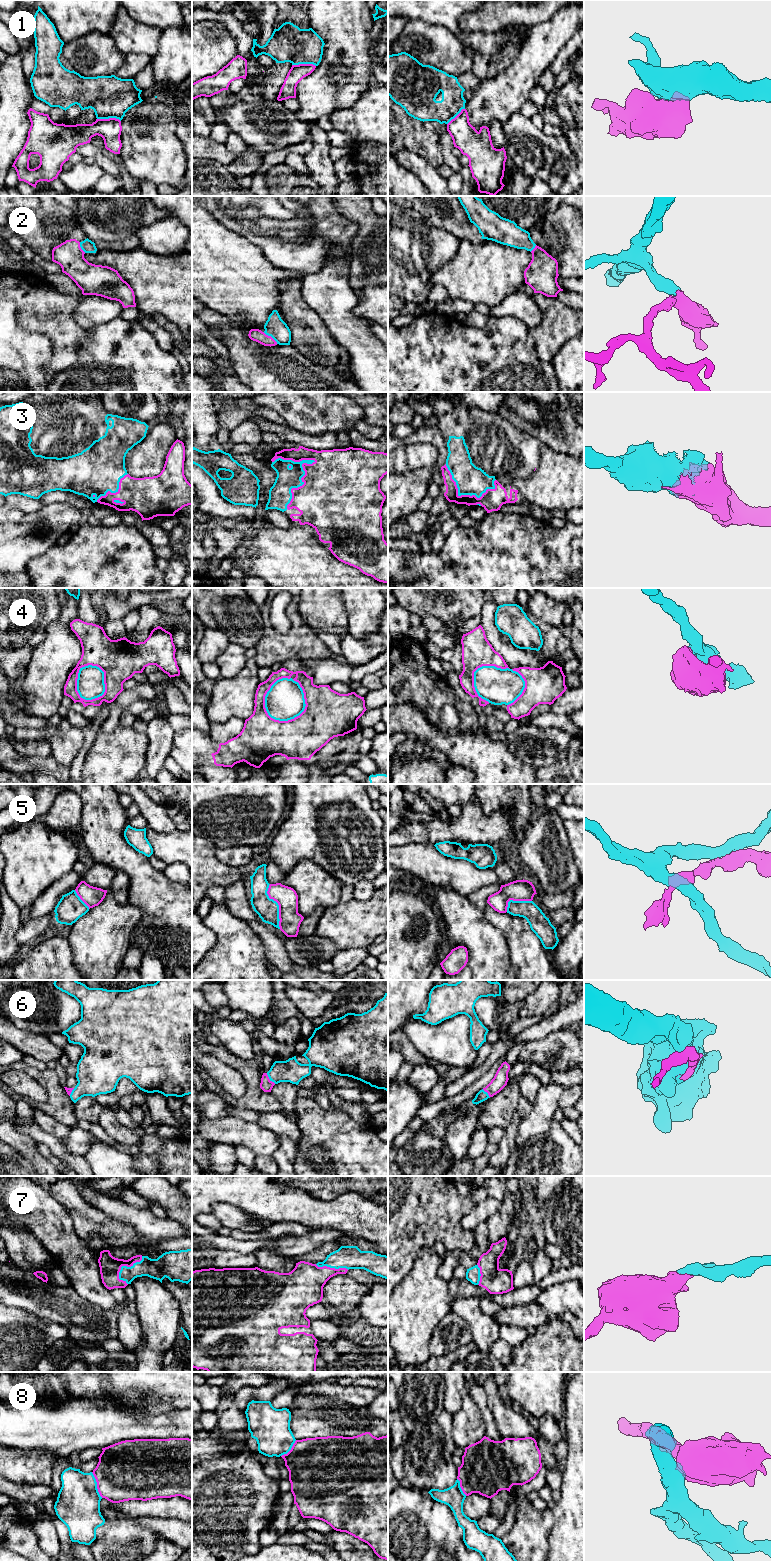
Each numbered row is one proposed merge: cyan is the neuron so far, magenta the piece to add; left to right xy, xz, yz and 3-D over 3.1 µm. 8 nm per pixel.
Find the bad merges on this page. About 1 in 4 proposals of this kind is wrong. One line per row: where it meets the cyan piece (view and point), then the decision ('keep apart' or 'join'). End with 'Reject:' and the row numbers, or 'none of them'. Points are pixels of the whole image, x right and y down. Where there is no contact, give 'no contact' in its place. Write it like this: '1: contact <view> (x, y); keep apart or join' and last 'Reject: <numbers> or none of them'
1: contact xy (109, 117); keep apart
2: contact xz (270, 335); join
3: contact xz (303, 483); join
4: contact xz (266, 694); keep apart
5: contact xz (278, 905); keep apart
6: contact xz (270, 1079); join
7: contact xy (126, 1266); join
8: contact xy (96, 1485); keep apart
Reject: 1, 4, 5, 8

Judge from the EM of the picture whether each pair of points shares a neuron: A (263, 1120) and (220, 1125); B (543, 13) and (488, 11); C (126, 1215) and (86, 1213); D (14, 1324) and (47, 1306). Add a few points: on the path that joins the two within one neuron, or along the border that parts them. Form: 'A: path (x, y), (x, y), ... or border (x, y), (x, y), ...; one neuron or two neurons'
A: border (255, 1122), (271, 1130), (276, 1135); two neurons
B: path (529, 13), (502, 12); one neuron
C: border (86, 1201), (127, 1225); two neurons
D: border (11, 1306), (22, 1308), (55, 1322); two neurons

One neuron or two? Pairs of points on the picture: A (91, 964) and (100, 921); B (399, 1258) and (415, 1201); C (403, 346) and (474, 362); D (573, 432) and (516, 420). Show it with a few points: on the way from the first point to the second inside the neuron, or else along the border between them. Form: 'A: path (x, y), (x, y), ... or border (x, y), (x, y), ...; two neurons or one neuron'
A: path (98, 953), (100, 932); one neuron
B: path (399, 1244), (401, 1215); one neuron
C: path (421, 362), (456, 362); one neuron
D: path (559, 435), (545, 436), (530, 428); one neuron

